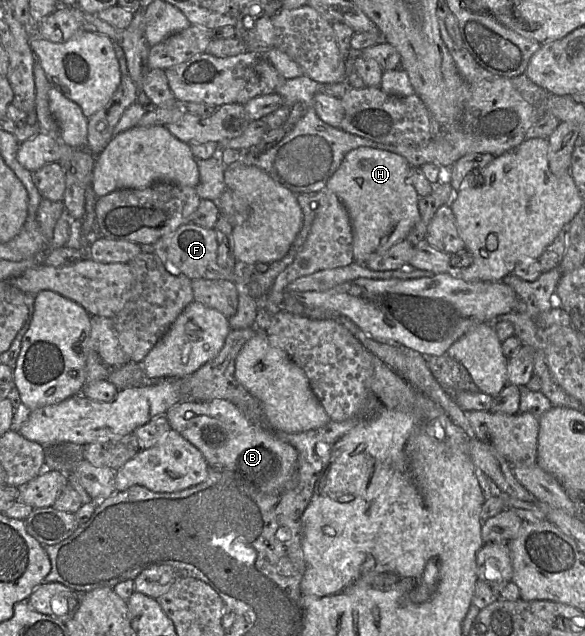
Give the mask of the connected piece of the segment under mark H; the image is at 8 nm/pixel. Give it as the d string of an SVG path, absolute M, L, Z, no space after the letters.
M359 147L346 154L326 187L341 200L350 217L354 262L364 264L375 252L383 252L404 240L419 220L419 195L409 182L408 161L396 153Z

